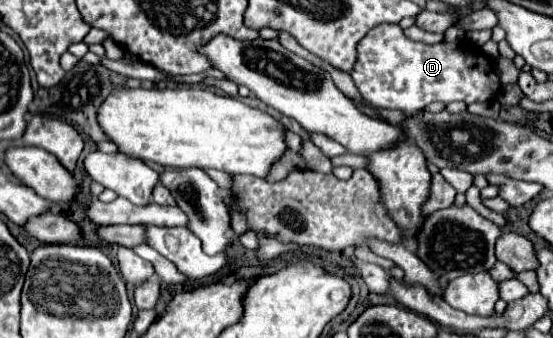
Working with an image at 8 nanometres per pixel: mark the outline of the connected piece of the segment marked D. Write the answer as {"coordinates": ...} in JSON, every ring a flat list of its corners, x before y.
{"coordinates":[[381,24,375,26,357,46,357,62,355,68,351,72,353,82,357,84,361,96,365,100,369,100,373,106,379,108,391,108,391,110,401,110,405,114,413,114,415,110,423,110,425,106,429,106,435,100,441,100,445,104,461,100,461,102,487,102,491,98,495,98,501,90,499,78,495,74,495,64,491,58,487,56,465,56,459,52,457,44,447,44,447,42,439,42,439,44,423,44,423,42,413,42,409,40,403,30,397,24]]}

